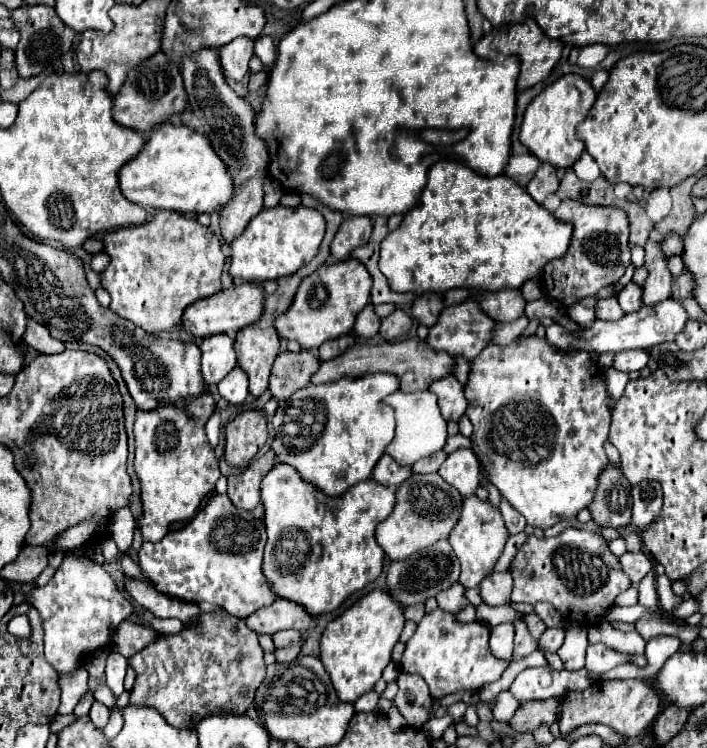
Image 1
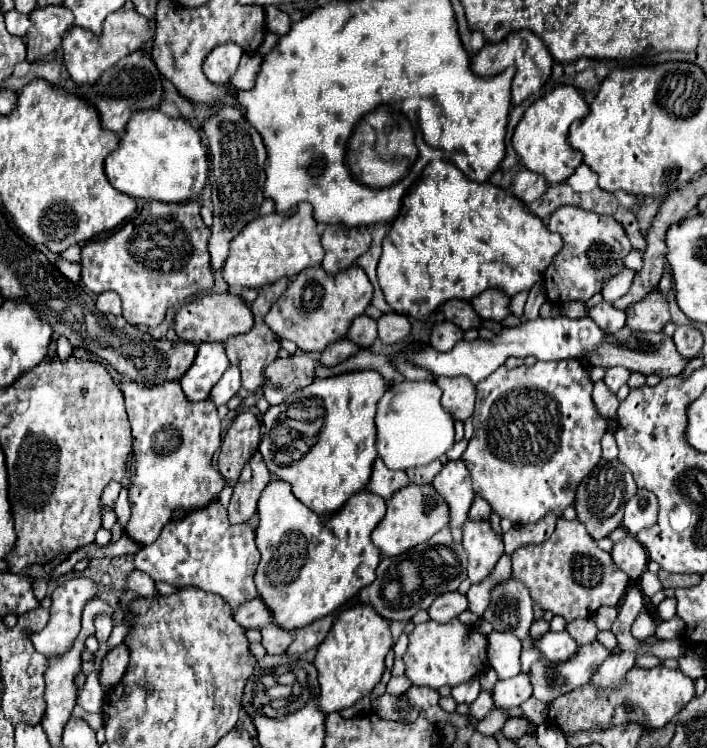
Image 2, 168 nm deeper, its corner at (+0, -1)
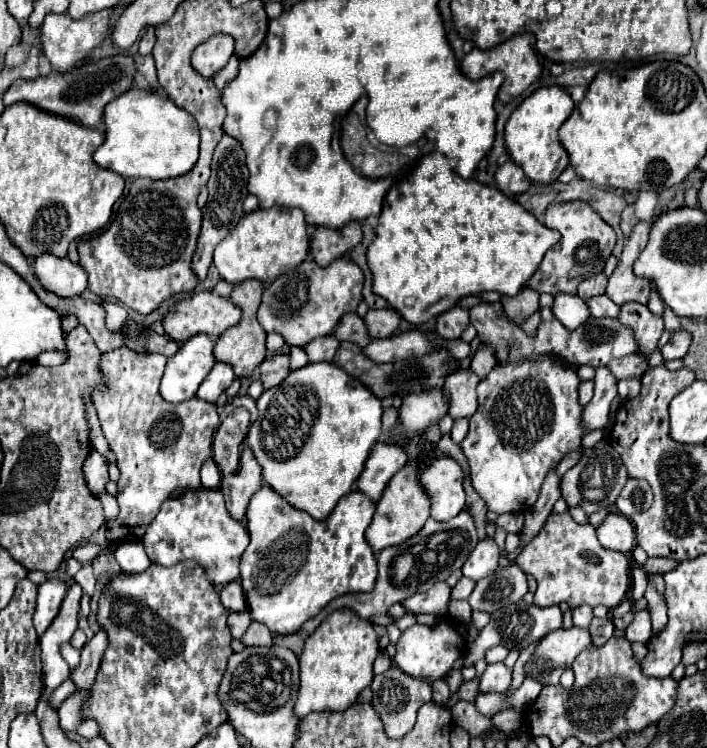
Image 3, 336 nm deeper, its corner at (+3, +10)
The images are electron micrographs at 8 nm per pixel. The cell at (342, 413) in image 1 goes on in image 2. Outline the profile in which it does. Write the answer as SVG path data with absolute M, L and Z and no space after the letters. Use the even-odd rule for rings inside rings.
M357 370L315 380L309 388L295 394L301 396L295 404L283 402L271 406L261 418L263 436L259 442L259 452L269 472L277 480L291 484L293 494L313 512L321 516L339 512L355 492L365 490L371 478L373 460L377 458L375 410L385 390L387 384L379 372ZM311 410L323 414L311 422ZM295 420L299 420L299 424L295 424Z

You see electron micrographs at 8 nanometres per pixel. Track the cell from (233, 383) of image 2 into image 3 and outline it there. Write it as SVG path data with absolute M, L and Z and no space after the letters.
M218 361L212 367L212 373L208 373L208 377L202 381L202 385L198 389L198 397L204 399L204 401L212 401L214 403L230 387L234 377L236 375L232 373L232 367L228 363Z

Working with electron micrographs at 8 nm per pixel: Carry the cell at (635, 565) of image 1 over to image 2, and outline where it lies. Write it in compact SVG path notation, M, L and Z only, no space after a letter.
M627 534L623 540L613 544L611 558L617 568L627 572L631 580L637 580L647 570L647 554L635 536Z

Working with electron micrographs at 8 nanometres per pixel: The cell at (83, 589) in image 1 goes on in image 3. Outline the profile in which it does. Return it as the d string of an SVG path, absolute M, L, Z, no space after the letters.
M48 579L38 587L38 601L36 601L36 613L34 613L34 627L38 635L42 635L48 629L48 625L54 621L66 597L66 591L68 587L62 579Z

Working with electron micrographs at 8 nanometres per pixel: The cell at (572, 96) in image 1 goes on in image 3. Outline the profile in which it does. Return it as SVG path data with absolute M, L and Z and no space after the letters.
M550 85L536 89L510 115L506 123L506 147L512 161L520 165L532 181L552 183L568 167L570 159L562 143L558 141L558 129L566 121L566 117L574 111L574 107L576 105L564 87Z

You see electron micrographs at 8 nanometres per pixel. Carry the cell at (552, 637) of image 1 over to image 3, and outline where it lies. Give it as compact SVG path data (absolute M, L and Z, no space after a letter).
M580 605L572 611L574 615L574 627L580 627L580 629L588 629L590 627L590 621L592 621L592 607L588 605Z

